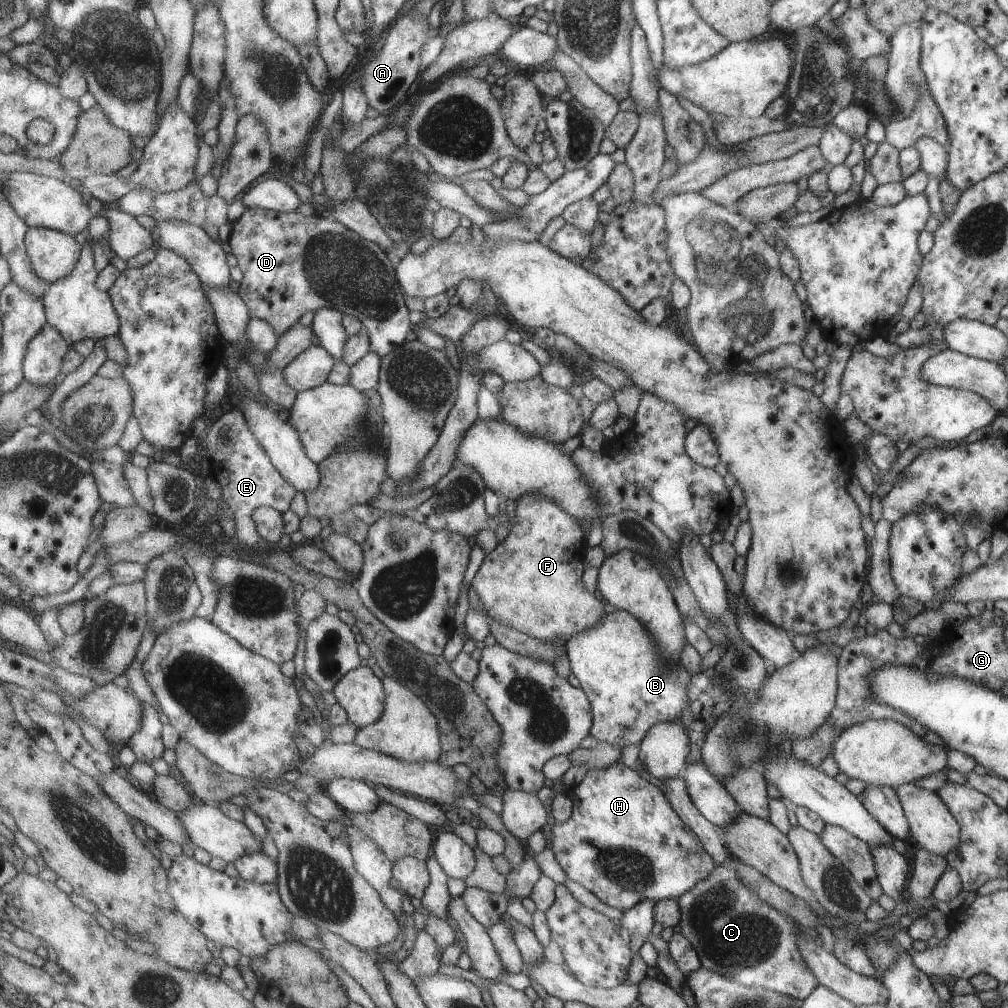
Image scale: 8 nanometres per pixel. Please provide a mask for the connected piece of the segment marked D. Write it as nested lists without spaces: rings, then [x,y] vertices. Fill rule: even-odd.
[[[247,208],[232,225],[229,243],[238,267],[244,274],[238,294],[249,306],[252,318],[267,320],[279,336],[299,323],[305,312],[335,308],[344,316],[352,315],[370,334],[372,348],[382,358],[408,342],[413,334],[415,315],[405,302],[405,292],[398,280],[397,262],[379,244],[365,240],[331,216],[303,216],[301,212],[279,213],[265,208]]]

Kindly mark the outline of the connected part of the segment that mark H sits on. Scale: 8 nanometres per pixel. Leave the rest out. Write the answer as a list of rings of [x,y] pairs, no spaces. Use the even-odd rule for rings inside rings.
[[[618,761],[607,768],[588,769],[581,782],[568,792],[572,798],[572,813],[569,820],[548,828],[551,852],[567,879],[589,891],[601,903],[623,913],[641,900],[677,899],[716,866],[698,839],[691,832],[685,832],[683,822],[667,798],[655,785],[644,780],[644,774],[638,770]]]

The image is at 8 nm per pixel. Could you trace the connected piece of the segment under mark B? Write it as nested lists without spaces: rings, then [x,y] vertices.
[[[616,609],[611,614],[605,614],[591,630],[571,636],[563,646],[571,673],[577,678],[581,690],[589,700],[592,714],[589,734],[597,741],[619,747],[638,745],[651,726],[679,719],[685,704],[693,697],[687,689],[687,676],[680,662],[663,656],[645,626],[625,610]]]

